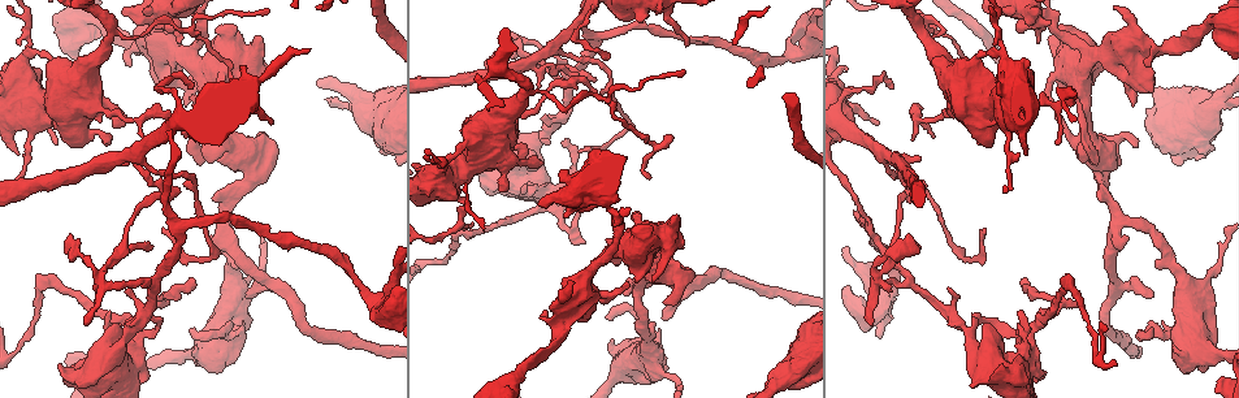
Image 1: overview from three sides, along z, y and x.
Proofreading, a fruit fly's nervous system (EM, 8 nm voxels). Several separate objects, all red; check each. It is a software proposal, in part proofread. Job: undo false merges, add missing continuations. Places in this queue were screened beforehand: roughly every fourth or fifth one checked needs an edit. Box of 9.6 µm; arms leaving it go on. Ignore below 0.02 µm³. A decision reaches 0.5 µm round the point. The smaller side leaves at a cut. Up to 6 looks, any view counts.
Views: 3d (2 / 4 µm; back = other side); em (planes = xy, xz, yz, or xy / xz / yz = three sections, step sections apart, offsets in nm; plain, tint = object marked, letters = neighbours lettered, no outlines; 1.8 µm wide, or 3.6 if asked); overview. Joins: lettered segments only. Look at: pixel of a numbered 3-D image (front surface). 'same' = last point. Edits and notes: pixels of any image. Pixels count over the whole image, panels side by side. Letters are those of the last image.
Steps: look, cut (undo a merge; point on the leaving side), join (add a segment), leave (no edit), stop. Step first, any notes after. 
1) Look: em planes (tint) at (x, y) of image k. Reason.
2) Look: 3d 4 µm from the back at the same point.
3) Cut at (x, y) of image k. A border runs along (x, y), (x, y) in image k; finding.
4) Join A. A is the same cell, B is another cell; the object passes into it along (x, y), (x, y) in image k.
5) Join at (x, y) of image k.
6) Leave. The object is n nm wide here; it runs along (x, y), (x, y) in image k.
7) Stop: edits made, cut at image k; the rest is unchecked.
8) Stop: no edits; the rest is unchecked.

Look: em 3.6 µm planes (letters) at (111, 355) of image 1. Sharp bend.

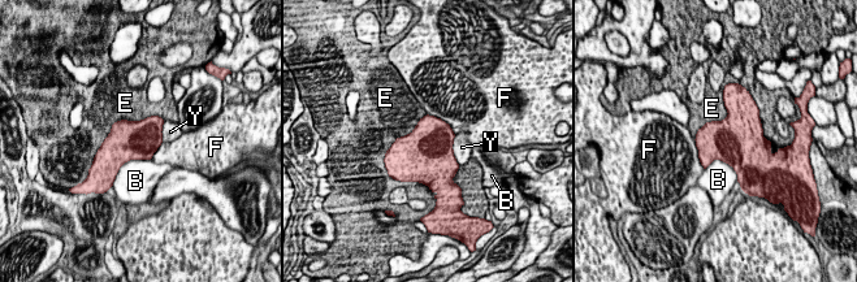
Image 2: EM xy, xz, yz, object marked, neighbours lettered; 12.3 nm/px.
Leave. B, E, F and Y are other cells; continuous, no second neuron.

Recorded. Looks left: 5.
Look: em 3.6 µm planes (letters) at (455, 191) of image 1. Thick turns thin.

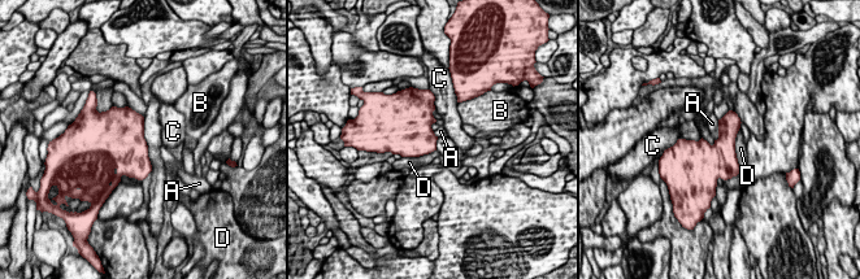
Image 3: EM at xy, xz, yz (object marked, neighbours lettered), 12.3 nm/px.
Leave. The object is 340 nm wide here; A, B, C and D are other cells; a border runs along (719, 120), (719, 136), (715, 140) in image 3; one neuron here.

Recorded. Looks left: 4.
Look: 3d 4 µm at (564, 321) of image 1.

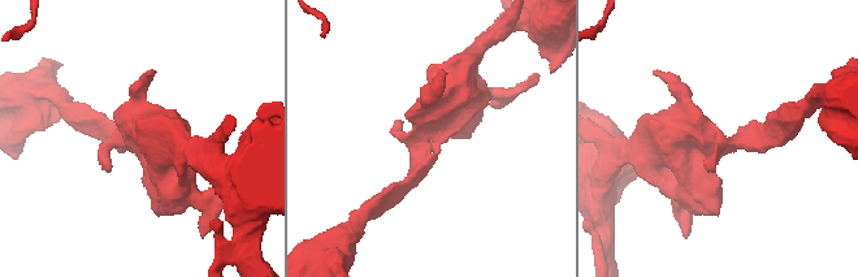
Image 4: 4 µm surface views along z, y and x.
Look: em planes (tint) at (428, 136) of image 4. Need the tissue.

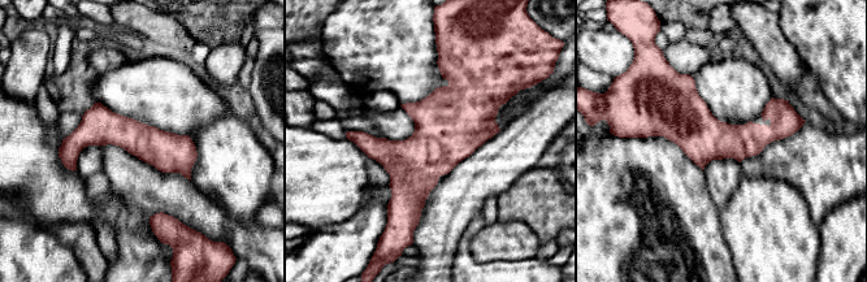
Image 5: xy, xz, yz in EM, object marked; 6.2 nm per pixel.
Look: em planes (letters) at the same point. See the neighbours.

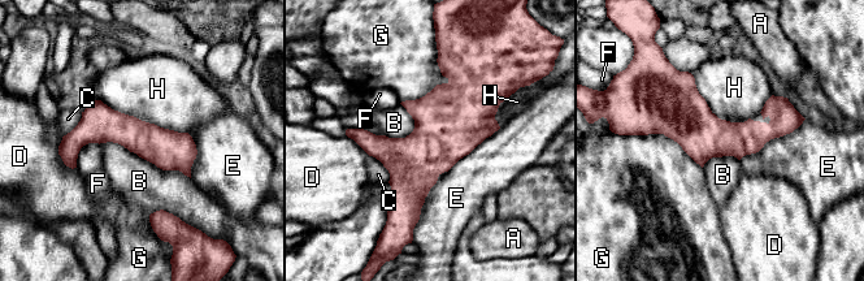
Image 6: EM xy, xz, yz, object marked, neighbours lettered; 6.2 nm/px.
Leave. A, B, C, D, E, F, G and H are other cells; one neuron here.

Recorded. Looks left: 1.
Stop: no edits; the rest is unchecked.

